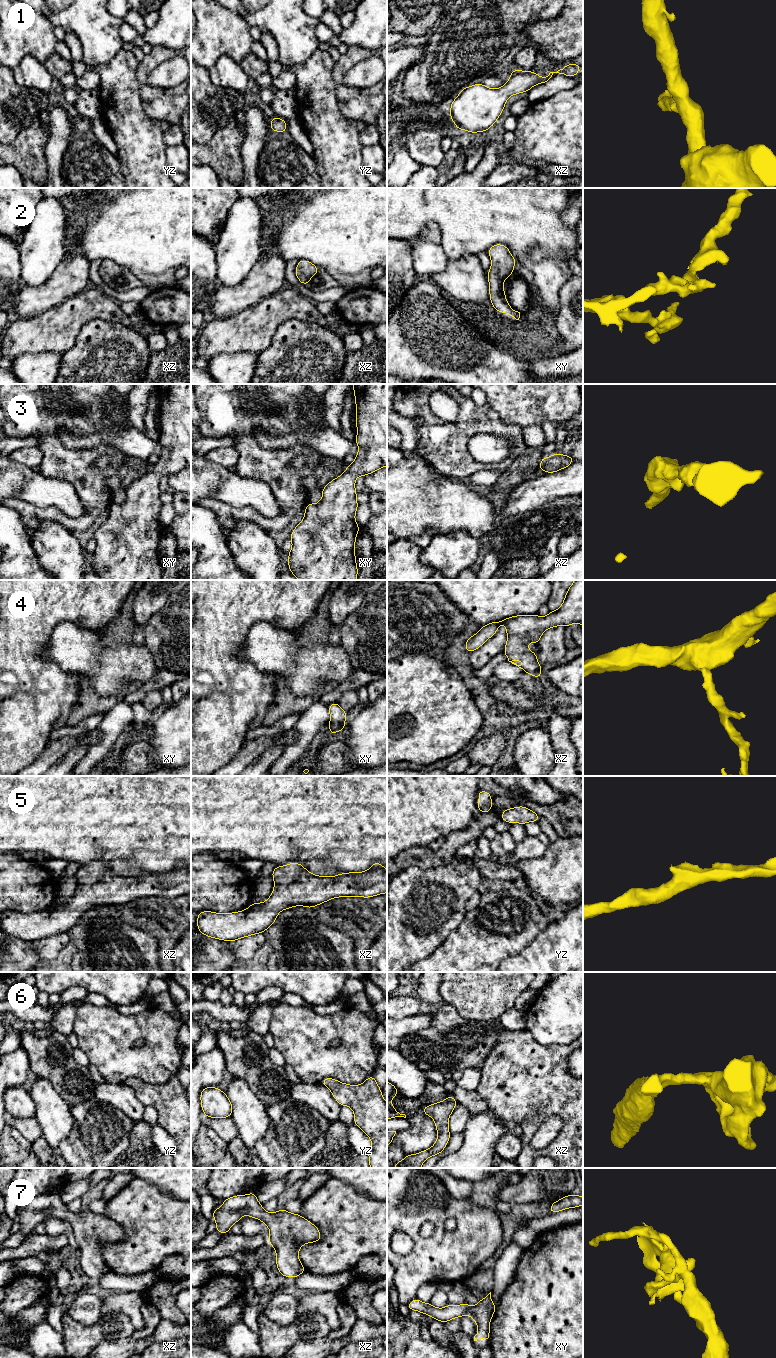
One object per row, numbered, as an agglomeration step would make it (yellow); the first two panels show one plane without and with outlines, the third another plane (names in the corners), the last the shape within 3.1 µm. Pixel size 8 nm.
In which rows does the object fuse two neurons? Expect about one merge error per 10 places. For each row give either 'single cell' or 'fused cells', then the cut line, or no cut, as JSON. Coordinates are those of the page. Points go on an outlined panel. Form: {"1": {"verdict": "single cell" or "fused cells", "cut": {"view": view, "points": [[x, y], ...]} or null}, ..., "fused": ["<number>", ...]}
{"1": {"verdict": "single cell", "cut": null}, "2": {"verdict": "single cell", "cut": null}, "3": {"verdict": "single cell", "cut": null}, "4": {"verdict": "single cell", "cut": null}, "5": {"verdict": "single cell", "cut": null}, "6": {"verdict": "single cell", "cut": null}, "7": {"verdict": "single cell", "cut": null}, "fused": []}

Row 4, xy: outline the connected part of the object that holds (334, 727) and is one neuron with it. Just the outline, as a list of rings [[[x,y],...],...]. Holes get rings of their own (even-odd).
[[[338,702],[330,704],[328,710],[330,713],[329,734],[332,735],[342,731],[347,726],[345,720],[348,712],[344,711]]]

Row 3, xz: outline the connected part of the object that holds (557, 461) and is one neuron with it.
[[[558,452],[550,457],[543,457],[539,464],[539,470],[546,473],[556,473],[570,466],[574,460],[571,455],[566,456]]]

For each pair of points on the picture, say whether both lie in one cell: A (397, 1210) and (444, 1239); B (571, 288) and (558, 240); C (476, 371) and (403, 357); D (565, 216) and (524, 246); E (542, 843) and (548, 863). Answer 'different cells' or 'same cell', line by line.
A: same cell
B: different cells
C: same cell
D: different cells
E: different cells

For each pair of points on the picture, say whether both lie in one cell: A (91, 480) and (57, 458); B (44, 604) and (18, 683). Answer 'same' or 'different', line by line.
A: same
B: same

